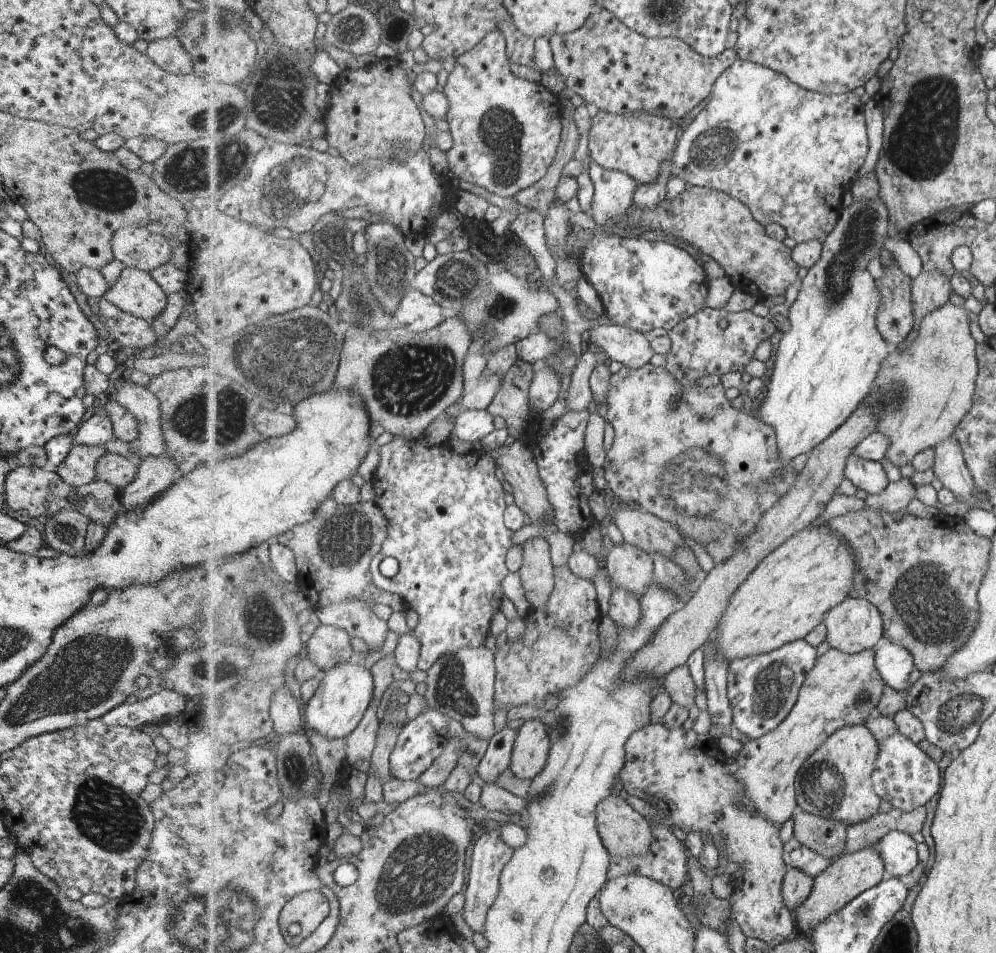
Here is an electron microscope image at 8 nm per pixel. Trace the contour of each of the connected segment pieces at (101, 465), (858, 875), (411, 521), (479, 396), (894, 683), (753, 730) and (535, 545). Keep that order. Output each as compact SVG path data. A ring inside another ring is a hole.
M108 453L101 455L96 464L96 479L108 482L117 490L126 487L136 475L137 467L121 455Z
M877 846L854 853L841 855L829 865L817 878L809 898L796 908L795 920L799 931L810 928L815 930L824 920L830 918L863 892L877 886L886 876L884 861Z
M394 435L390 443L377 447L377 452L380 455L380 462L375 468L372 477L372 484L375 492L375 501L381 508L384 509L385 516L389 519L388 537L382 546L382 551L374 558L372 563L372 571L374 574L374 581L379 588L388 591L389 593L397 594L404 598L404 603L407 608L412 608L418 614L418 623L414 629L414 635L417 637L421 645L421 654L418 668L421 671L431 670L441 659L446 656L451 656L463 649L478 649L483 647L487 636L490 635L489 628L491 628L491 620L497 612L501 612L503 608L503 600L505 600L506 592L504 589L504 580L510 573L510 568L507 566L507 555L511 548L514 547L514 532L506 525L505 514L507 510L507 502L505 502L505 491L507 491L508 484L501 484L497 480L495 474L495 466L485 464L487 460L493 460L491 454L487 454L485 450L471 451L467 454L457 454L446 444L428 447L425 440L408 439L401 435ZM487 468L491 468L491 476L487 478ZM385 558L394 558L398 562L398 572L395 576L388 578L381 574L381 562Z
M496 375L479 378L472 392L462 396L461 399L456 402L455 406L446 413L455 420L459 414L467 409L486 409L491 400L495 398L495 394L499 392L499 388L502 385L501 380L503 381L503 378L499 378L499 376Z
M883 637L876 644L876 666L887 686L896 691L907 692L909 678L915 668L914 656L902 645Z
M799 639L777 650L736 658L730 664L728 696L734 712L733 726L751 739L761 739L774 731L794 710L807 675L818 662L819 650Z
M532 535L524 546L524 565L520 568L526 595L532 608L542 609L550 602L555 588L555 569L547 538Z

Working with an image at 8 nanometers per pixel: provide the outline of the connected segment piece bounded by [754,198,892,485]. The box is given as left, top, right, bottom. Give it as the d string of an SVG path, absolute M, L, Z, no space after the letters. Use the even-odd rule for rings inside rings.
M882 198L854 201L842 209L837 226L827 237L822 258L808 269L801 281L798 297L785 313L790 329L782 334L774 354L774 367L767 392L763 390L754 412L770 424L778 436L782 466L767 484L784 479L793 458L809 454L824 443L849 420L865 402L874 387L882 364L890 356L892 346L878 329L878 313L882 308L882 292L869 272L869 264L881 256L889 237L890 212Z

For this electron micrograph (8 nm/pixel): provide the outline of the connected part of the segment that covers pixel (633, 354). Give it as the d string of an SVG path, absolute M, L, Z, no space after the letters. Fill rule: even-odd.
M597 325L588 331L589 340L598 345L608 361L618 361L632 369L643 368L655 356L652 344L642 332L623 325Z

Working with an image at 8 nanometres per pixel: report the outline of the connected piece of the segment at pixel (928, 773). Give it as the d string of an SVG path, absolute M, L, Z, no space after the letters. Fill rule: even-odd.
M901 732L881 743L873 782L882 800L906 811L925 806L942 788L939 764Z

